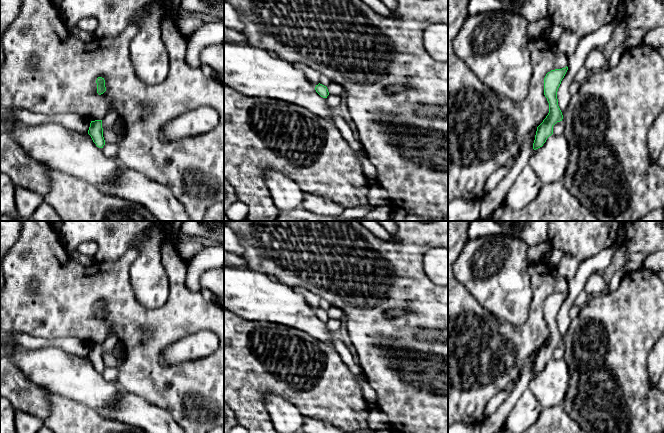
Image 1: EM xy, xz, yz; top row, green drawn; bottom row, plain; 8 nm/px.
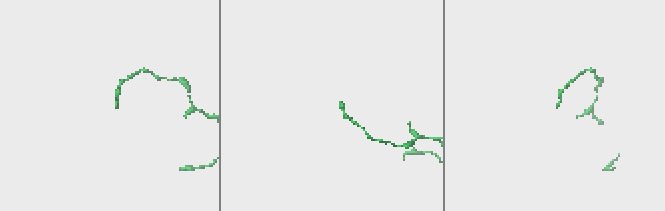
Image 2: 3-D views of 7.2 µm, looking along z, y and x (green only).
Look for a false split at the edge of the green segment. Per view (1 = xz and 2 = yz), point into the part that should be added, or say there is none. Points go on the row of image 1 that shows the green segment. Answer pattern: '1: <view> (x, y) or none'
1: none
2: none

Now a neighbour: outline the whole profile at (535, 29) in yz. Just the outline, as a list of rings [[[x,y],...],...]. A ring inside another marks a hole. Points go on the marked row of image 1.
[[[550,18],[540,19],[532,23],[528,23],[528,37],[529,39],[537,39],[541,37],[542,32],[546,29],[551,29],[553,23]]]

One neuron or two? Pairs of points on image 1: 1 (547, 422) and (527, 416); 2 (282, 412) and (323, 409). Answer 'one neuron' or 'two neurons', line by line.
1: two neurons
2: two neurons

